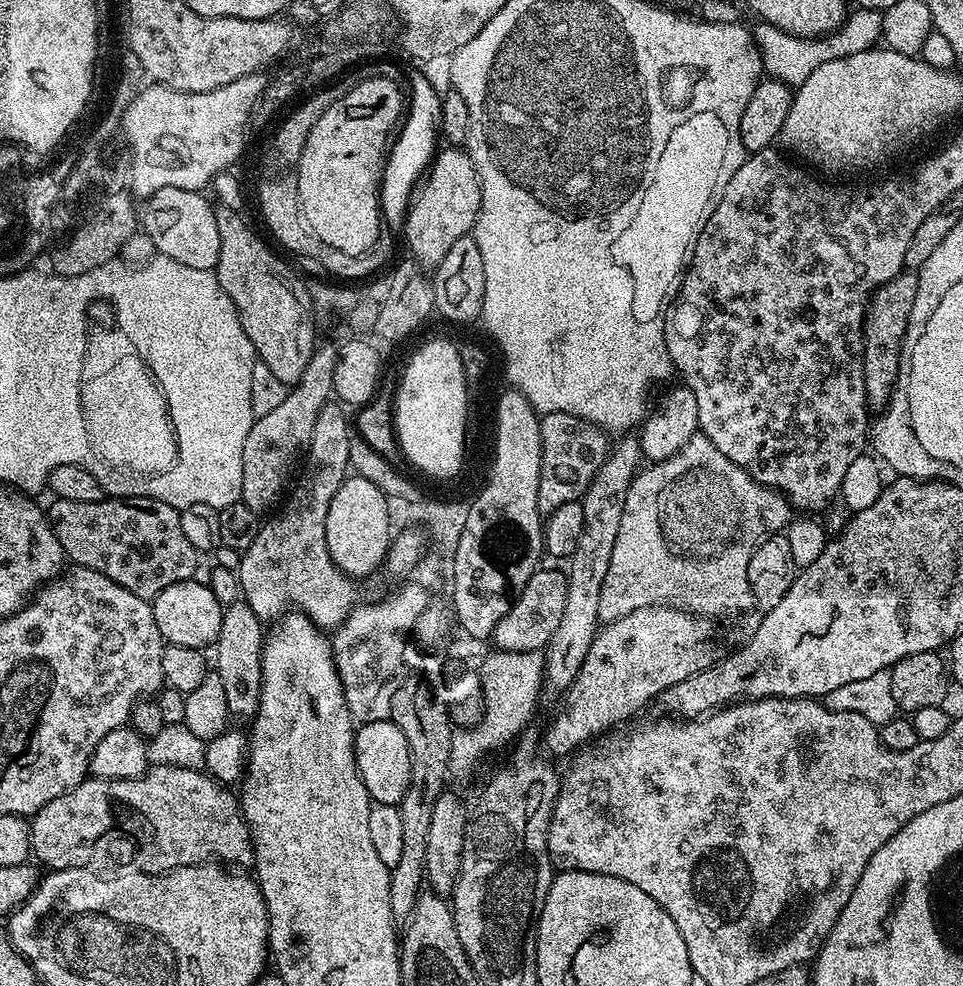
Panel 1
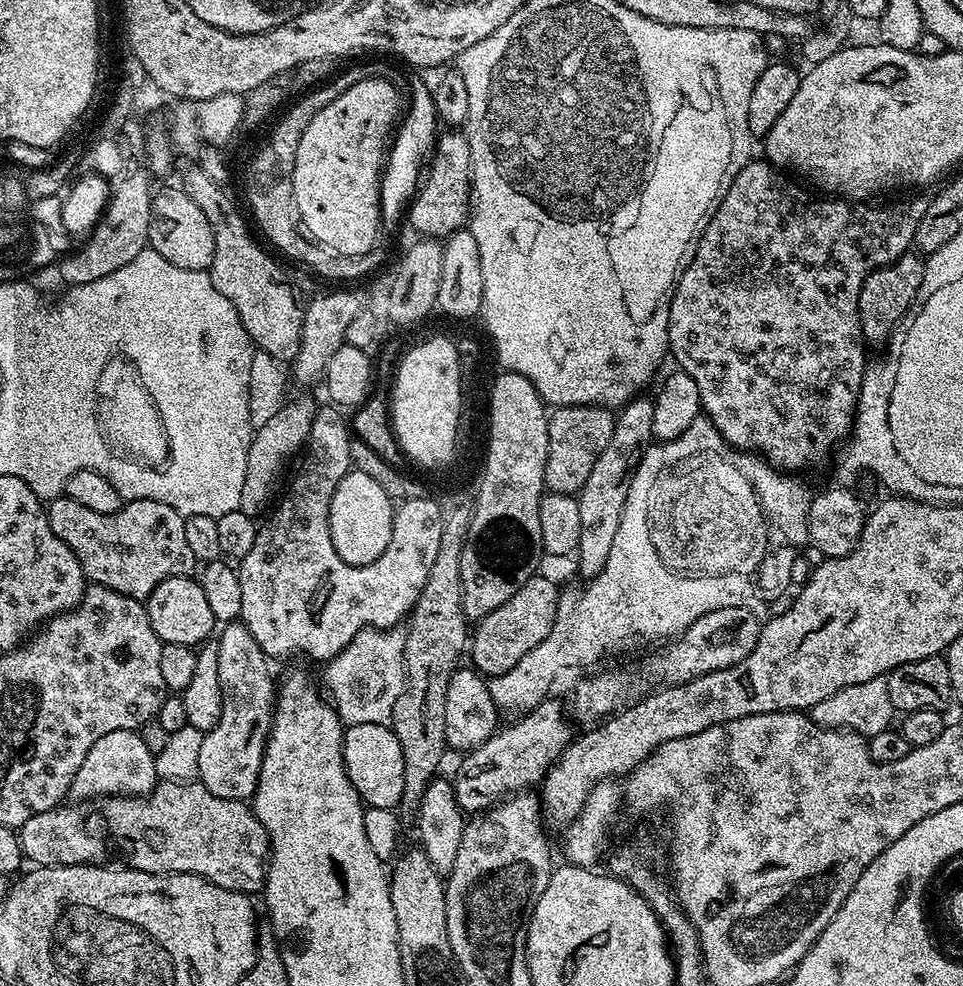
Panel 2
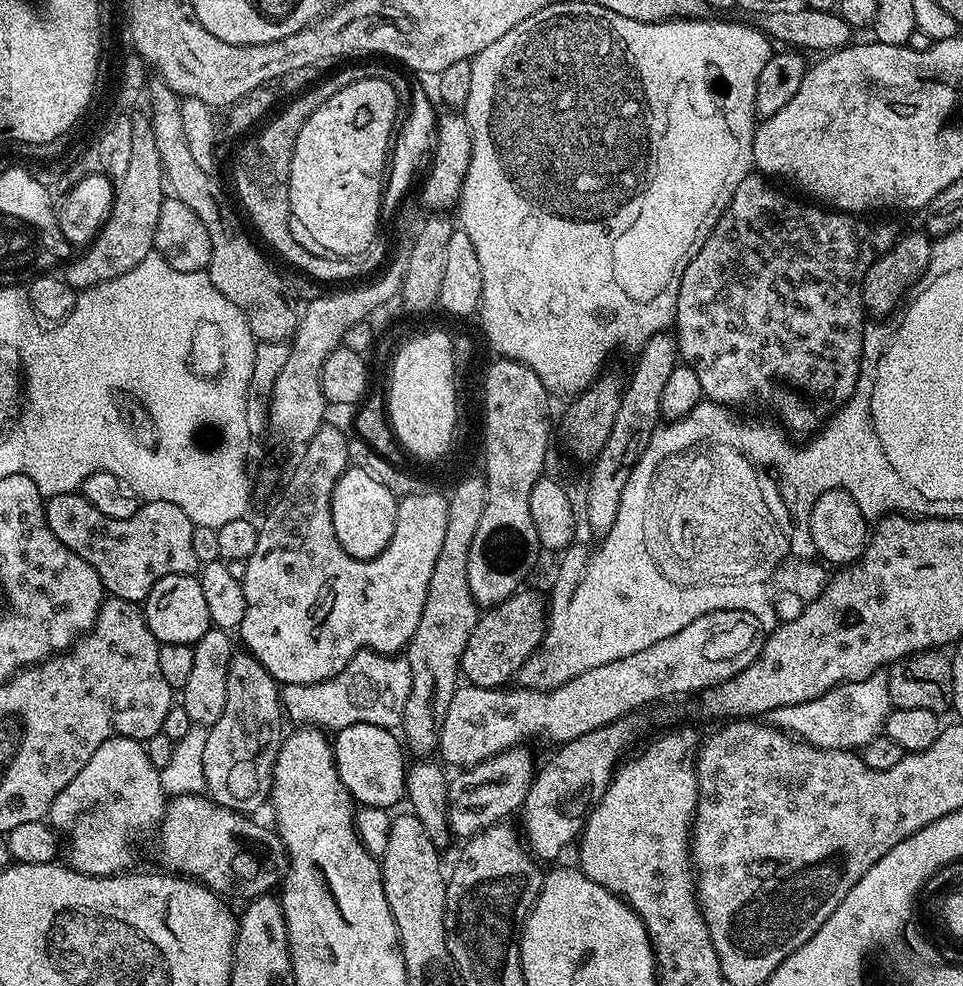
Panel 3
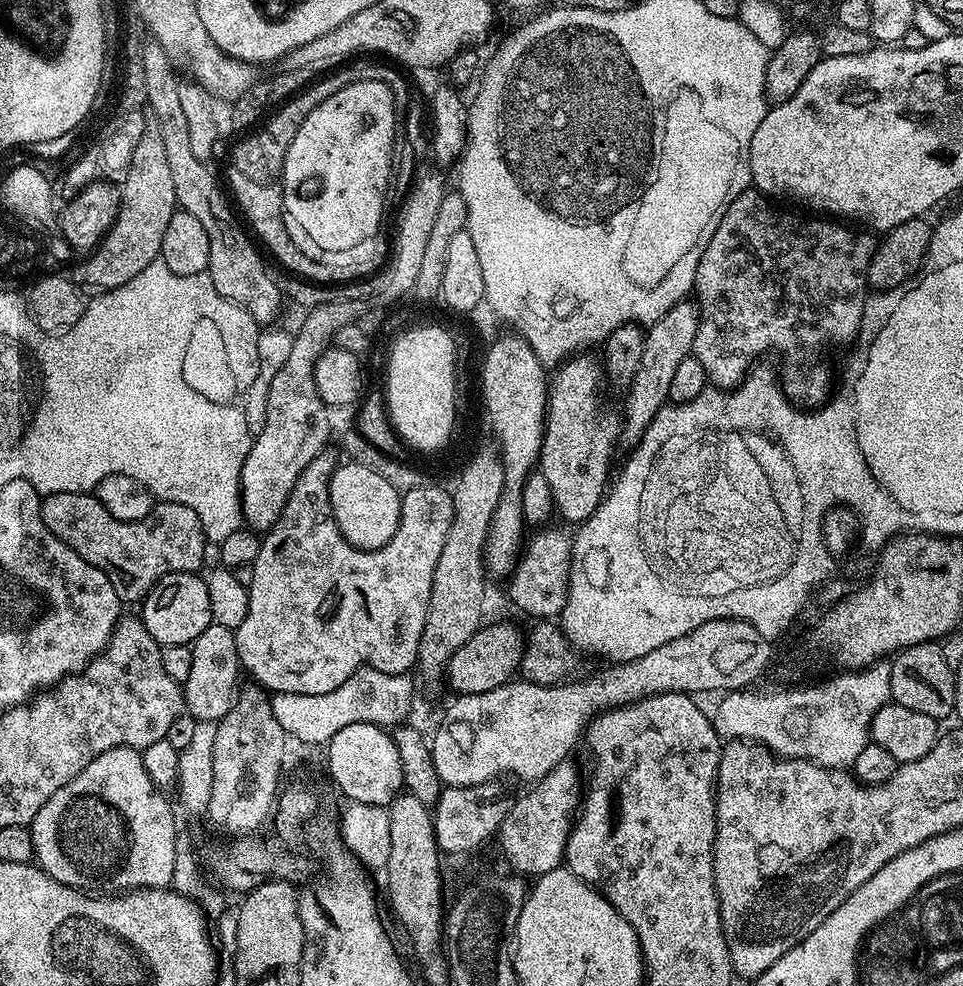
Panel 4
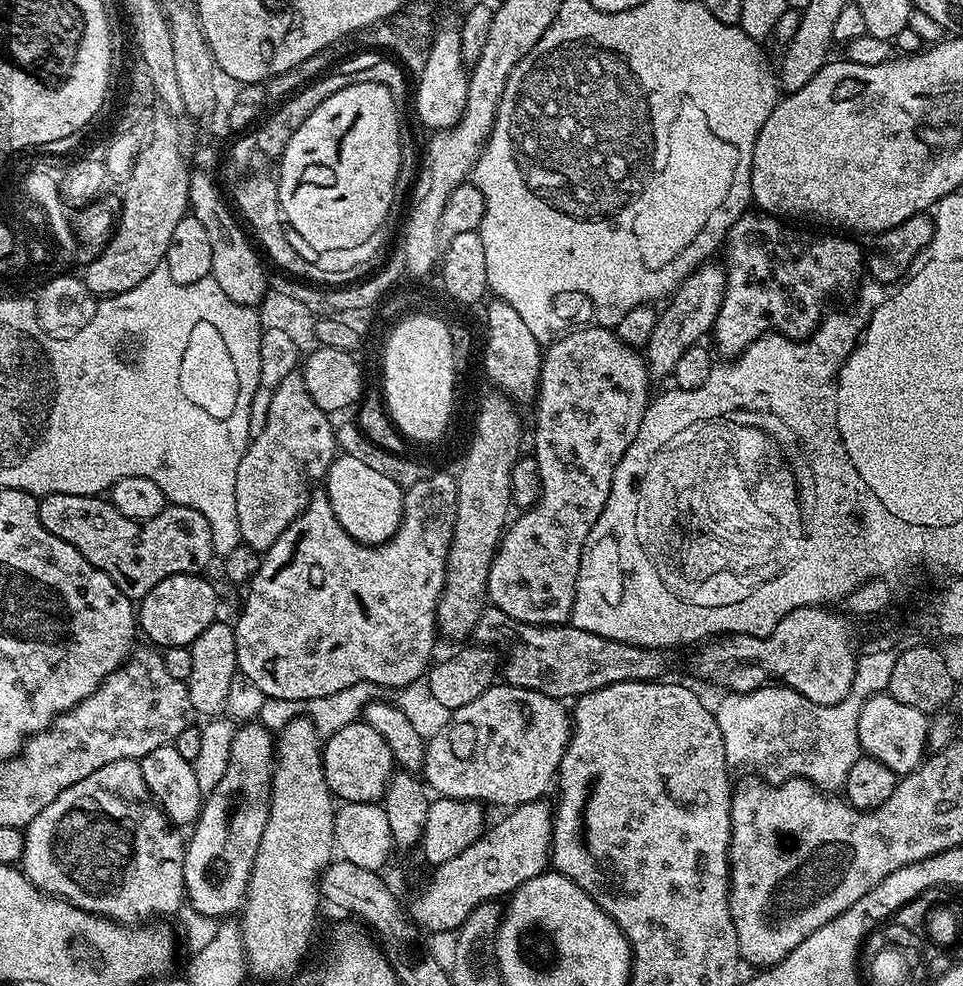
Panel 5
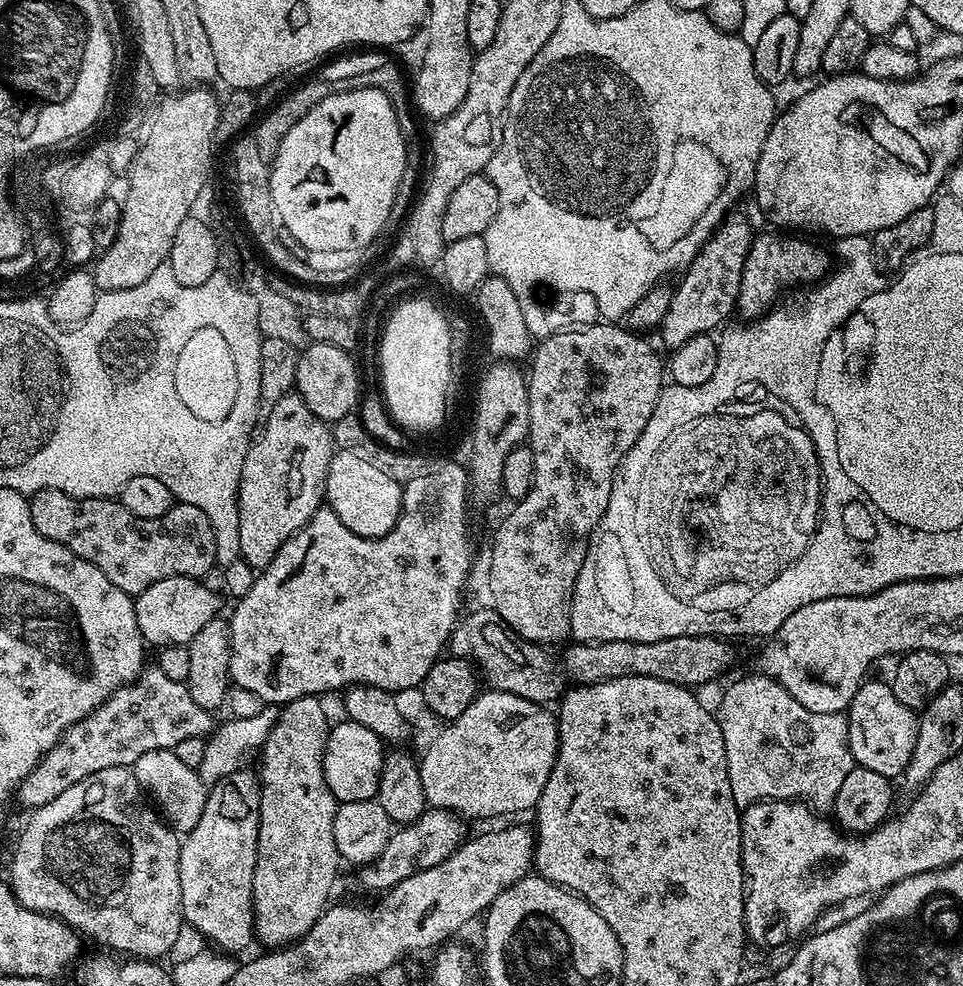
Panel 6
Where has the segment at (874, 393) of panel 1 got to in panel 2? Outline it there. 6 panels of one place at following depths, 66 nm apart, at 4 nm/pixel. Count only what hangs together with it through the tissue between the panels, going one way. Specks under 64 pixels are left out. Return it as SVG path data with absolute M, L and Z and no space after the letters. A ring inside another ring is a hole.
M905 254L894 262L874 270L868 275L866 282L862 282L862 294L858 294L860 329L869 345L880 343L883 345L892 333L897 331L898 325L905 319L909 309L917 303L920 287L924 281L924 266L925 261L919 255Z

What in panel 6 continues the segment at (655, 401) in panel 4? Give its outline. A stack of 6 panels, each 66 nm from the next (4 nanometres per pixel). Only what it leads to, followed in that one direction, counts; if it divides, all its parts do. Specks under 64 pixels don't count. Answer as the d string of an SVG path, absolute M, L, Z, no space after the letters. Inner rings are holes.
M735 212L725 215L708 241L700 246L700 253L683 269L680 285L677 283L672 289L670 310L666 310L666 318L662 318L658 326L660 340L668 350L682 346L696 335L715 333L725 323L723 320L737 309L742 270L752 245L754 229L742 213Z

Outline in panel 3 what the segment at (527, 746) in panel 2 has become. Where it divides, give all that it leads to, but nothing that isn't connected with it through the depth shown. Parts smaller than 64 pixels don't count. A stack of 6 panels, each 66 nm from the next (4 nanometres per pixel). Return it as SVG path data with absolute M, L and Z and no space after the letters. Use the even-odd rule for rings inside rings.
M517 746L499 752L497 756L486 758L481 764L473 764L471 768L457 771L448 782L448 826L453 837L467 838L491 824L498 824L509 819L508 815L519 813L524 806L524 799L532 785L534 764L527 747Z

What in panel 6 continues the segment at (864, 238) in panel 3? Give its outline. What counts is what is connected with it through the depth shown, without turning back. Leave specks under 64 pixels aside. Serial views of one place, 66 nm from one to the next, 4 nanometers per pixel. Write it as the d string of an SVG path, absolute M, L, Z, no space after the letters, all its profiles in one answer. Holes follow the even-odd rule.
M776 230L768 231L772 232L764 232L761 236L760 233L753 235L752 245L742 270L742 282L740 283L740 293L736 299L736 307L739 314L744 315L741 317L744 318L764 315L779 301L776 299L787 288L792 288L795 284L808 286L813 282L819 282L829 275L830 269L833 267L833 257L830 252L830 257L828 257L826 249L819 248L818 245L811 244L808 240L799 240L796 237L799 235L796 234L781 234Z

